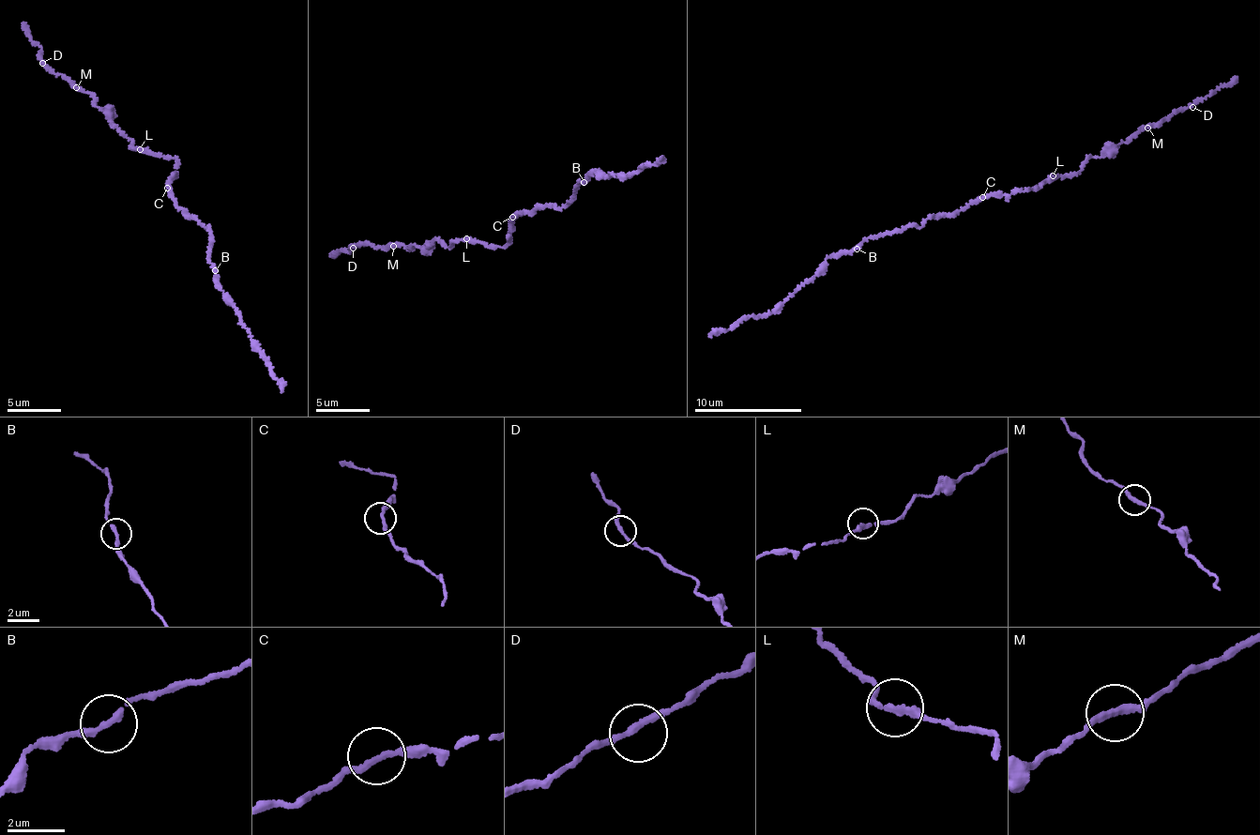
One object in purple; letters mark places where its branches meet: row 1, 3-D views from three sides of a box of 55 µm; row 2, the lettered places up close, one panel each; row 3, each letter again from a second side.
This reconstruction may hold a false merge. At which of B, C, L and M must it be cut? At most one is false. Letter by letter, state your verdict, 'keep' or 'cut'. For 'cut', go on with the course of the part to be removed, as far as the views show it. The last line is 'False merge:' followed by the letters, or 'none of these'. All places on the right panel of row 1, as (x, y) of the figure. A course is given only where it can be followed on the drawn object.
B: keep
C: keep
L: keep
M: keep
False merge: none of these

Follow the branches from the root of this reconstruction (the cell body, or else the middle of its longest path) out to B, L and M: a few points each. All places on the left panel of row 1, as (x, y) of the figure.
B: (171, 187), (177, 206), (208, 228), (211, 245), (207, 252), (215, 270)
L: (171, 187), (171, 181), (177, 172), (175, 159), (140, 149)
M: (171, 187), (175, 159), (134, 148), (93, 97), (77, 88)

